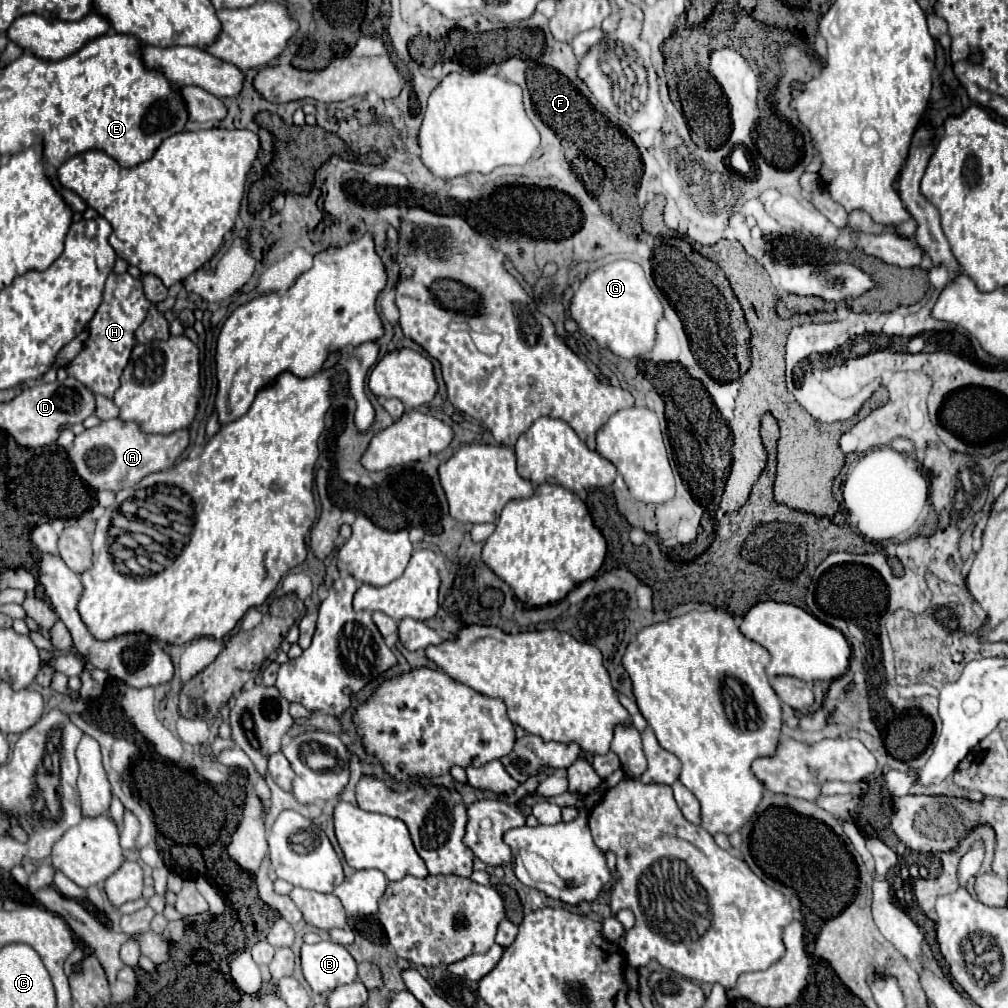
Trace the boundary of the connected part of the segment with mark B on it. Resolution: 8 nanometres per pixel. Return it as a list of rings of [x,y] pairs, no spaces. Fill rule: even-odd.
[[[335,942],[303,944],[301,966],[305,980],[315,994],[329,994],[335,986],[351,984],[357,978],[357,964],[345,946]]]

